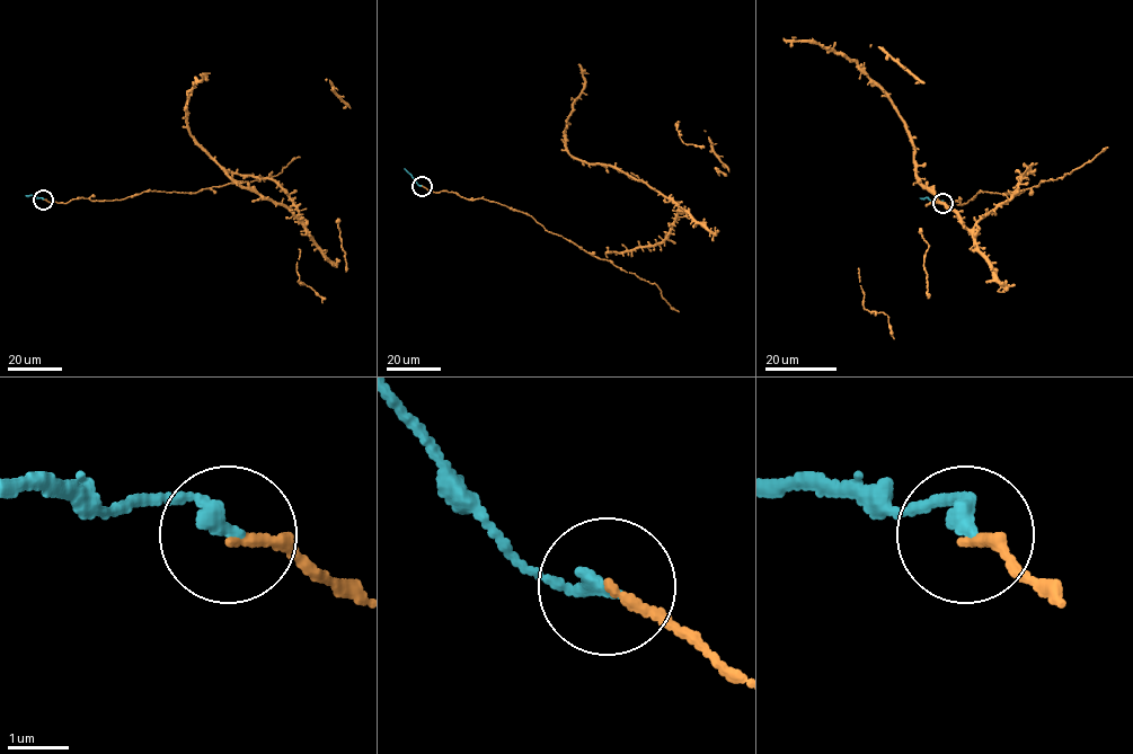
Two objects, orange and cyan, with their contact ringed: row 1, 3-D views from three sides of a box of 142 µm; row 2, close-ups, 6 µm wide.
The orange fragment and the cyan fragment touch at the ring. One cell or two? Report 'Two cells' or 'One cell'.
One cell

